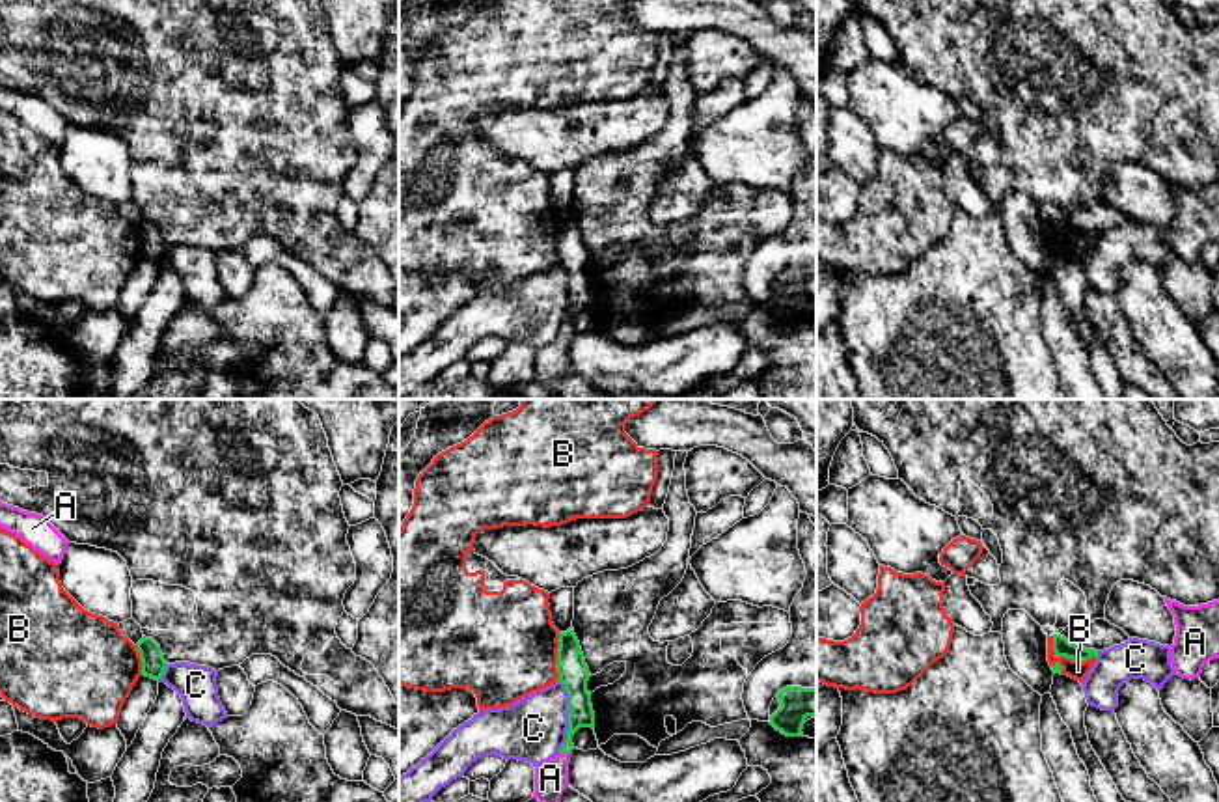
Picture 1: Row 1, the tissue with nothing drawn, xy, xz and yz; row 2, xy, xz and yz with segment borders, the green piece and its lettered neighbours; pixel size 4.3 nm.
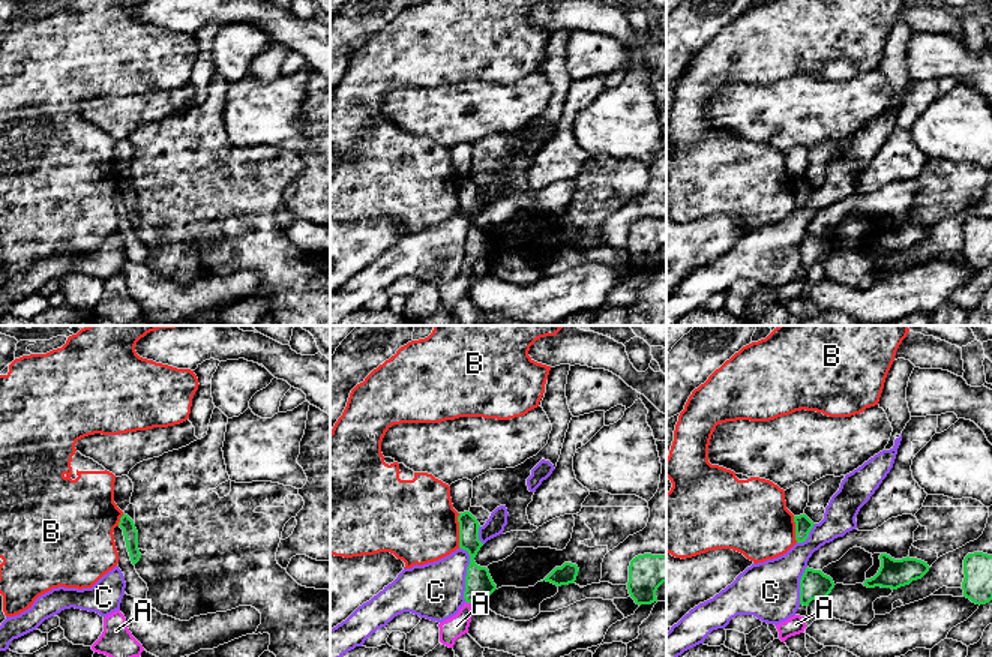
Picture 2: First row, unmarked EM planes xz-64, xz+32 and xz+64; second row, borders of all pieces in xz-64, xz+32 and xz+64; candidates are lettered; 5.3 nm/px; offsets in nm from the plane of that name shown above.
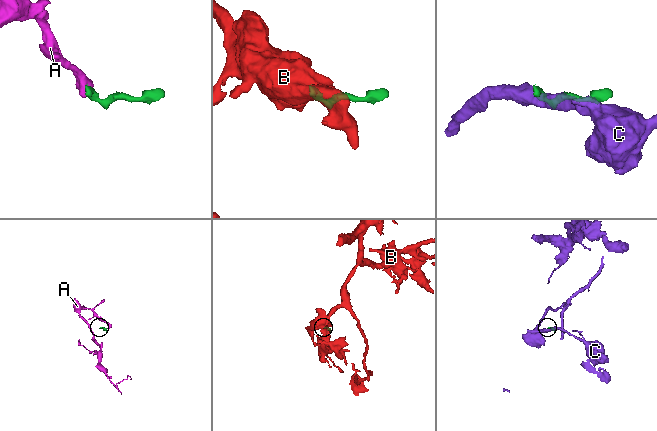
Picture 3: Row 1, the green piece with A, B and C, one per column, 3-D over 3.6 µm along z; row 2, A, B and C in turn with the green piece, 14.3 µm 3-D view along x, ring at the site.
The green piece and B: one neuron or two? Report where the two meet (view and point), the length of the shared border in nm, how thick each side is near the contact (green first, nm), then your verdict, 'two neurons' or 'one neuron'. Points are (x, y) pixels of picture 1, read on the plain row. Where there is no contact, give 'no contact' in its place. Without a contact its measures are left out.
yz (1067, 239) | 220 nm | 80/90 nm | two neurons

